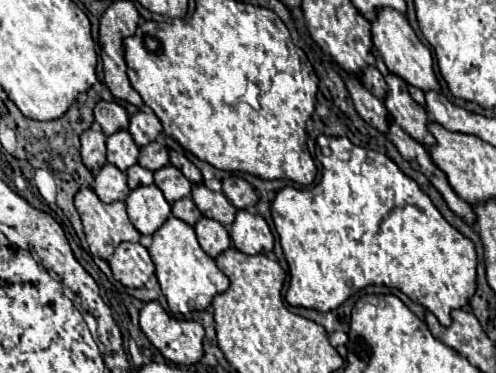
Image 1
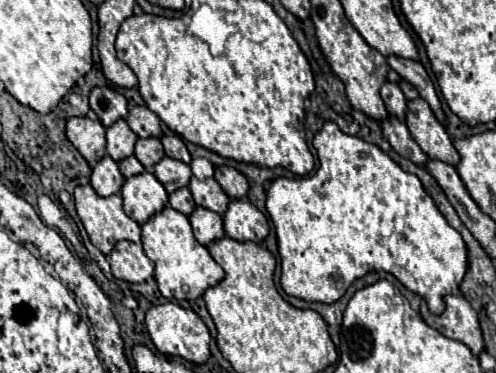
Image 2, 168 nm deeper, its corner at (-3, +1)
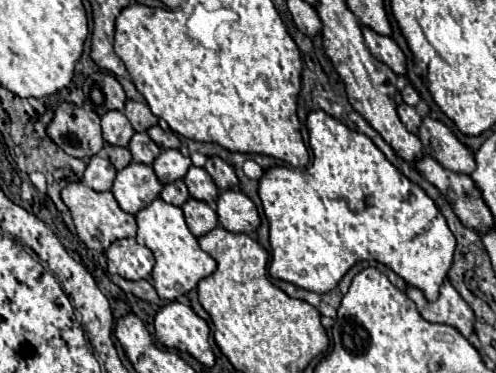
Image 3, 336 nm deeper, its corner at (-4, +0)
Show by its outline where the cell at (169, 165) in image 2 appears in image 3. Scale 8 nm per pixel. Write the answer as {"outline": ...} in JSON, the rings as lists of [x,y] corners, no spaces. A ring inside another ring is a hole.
{"outline":[[[165,149],[153,161],[153,169],[155,169],[161,185],[183,179],[185,173],[189,171],[189,167],[191,167],[191,159],[187,155],[183,155],[179,149]]]}

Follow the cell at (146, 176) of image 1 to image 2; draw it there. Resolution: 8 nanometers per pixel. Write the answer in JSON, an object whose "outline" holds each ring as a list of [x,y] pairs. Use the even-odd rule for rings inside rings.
{"outline":[[[128,156],[128,158],[120,160],[118,166],[120,166],[120,172],[122,172],[124,178],[130,178],[130,176],[136,176],[136,174],[144,172],[144,166],[138,162],[136,156]]]}

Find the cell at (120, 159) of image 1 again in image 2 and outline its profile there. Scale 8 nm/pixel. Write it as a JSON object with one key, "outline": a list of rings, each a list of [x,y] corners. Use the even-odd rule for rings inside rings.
{"outline":[[[116,120],[116,124],[106,128],[106,152],[118,162],[134,154],[134,144],[138,136],[128,128],[126,120]]]}

